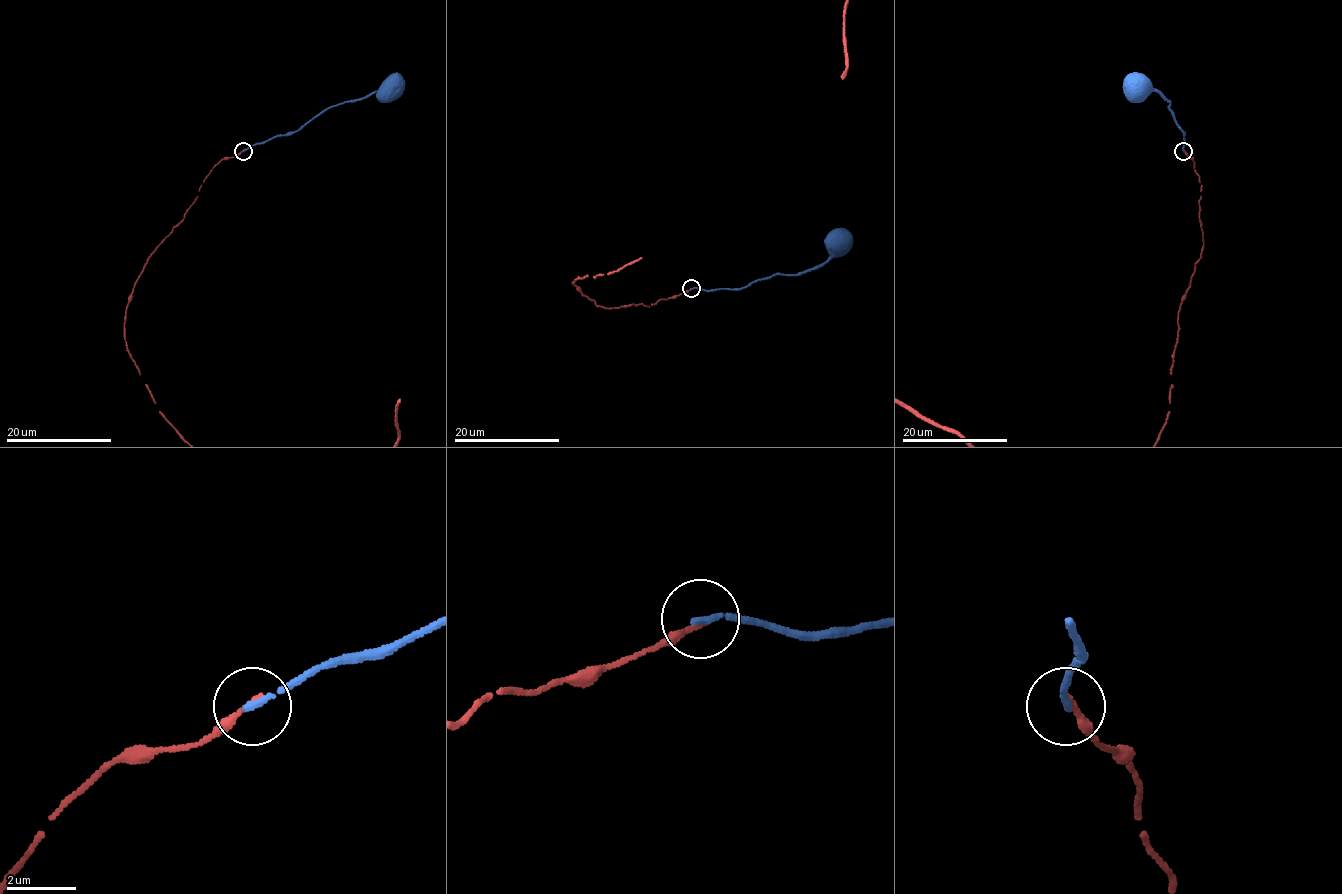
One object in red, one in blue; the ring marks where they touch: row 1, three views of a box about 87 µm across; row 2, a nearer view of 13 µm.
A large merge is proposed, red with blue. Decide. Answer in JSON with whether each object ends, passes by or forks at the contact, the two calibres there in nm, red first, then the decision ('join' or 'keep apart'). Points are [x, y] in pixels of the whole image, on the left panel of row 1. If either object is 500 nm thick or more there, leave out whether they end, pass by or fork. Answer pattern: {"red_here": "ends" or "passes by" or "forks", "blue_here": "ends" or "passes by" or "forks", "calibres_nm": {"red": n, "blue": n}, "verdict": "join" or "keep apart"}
{"red_here": "ends", "blue_here": "ends", "calibres_nm": {"red": 180, "blue": 190}, "verdict": "keep apart"}

